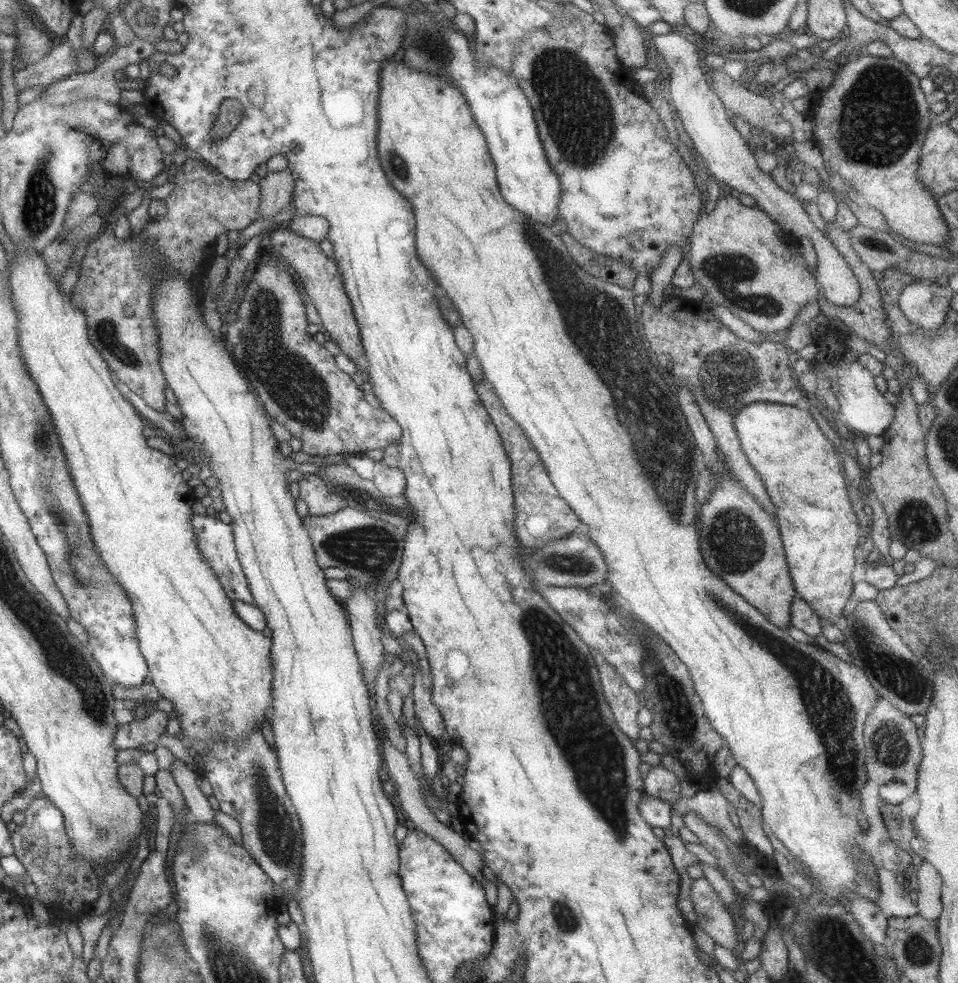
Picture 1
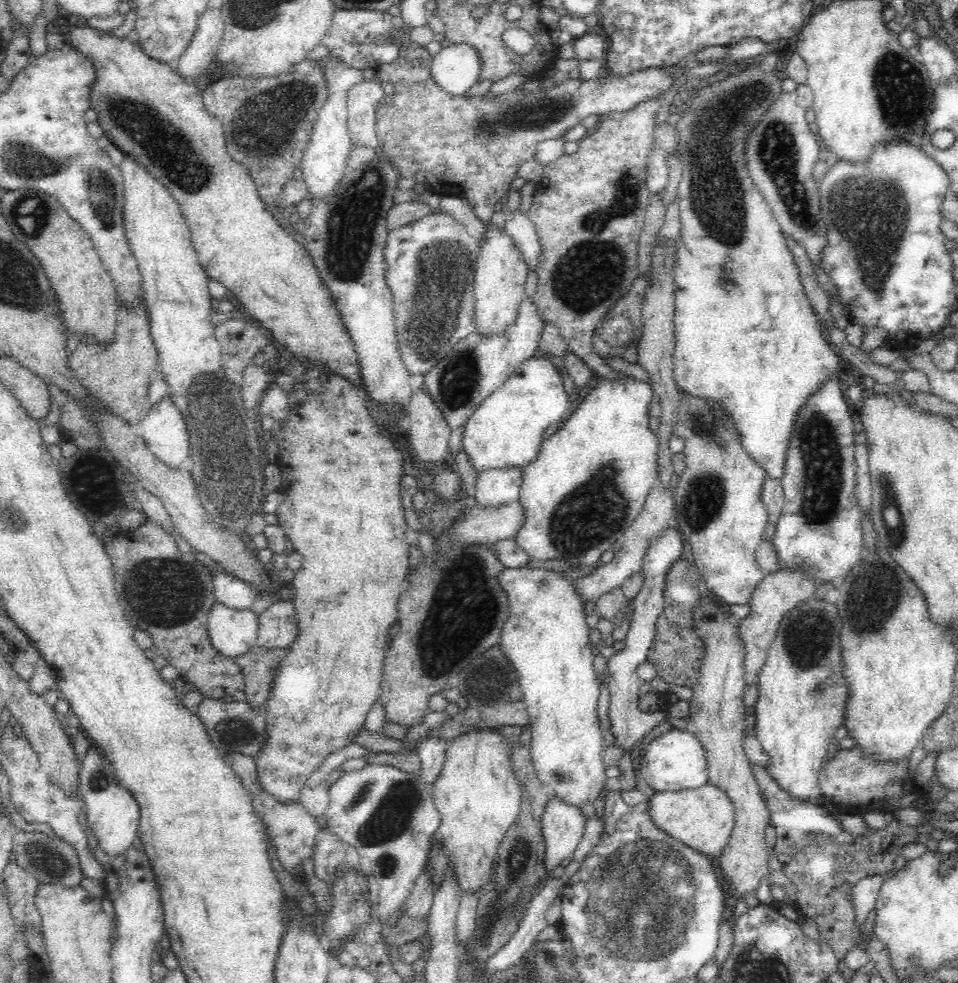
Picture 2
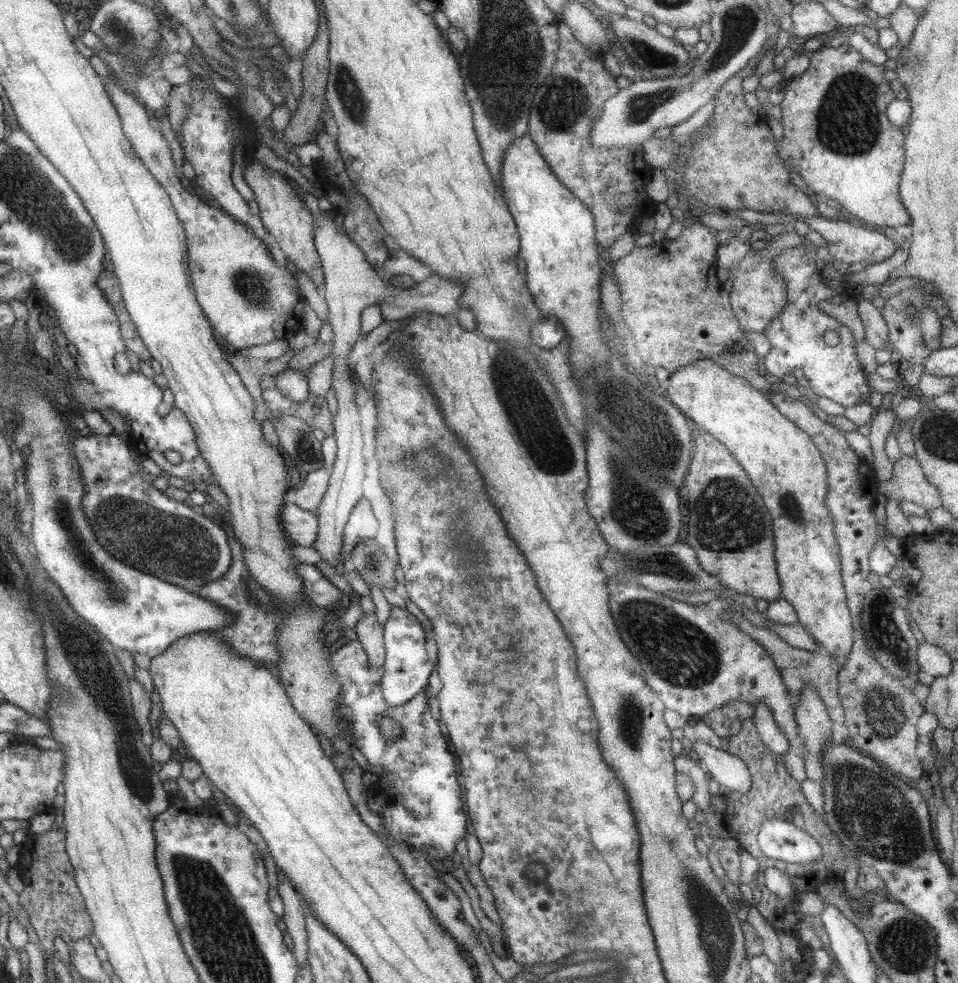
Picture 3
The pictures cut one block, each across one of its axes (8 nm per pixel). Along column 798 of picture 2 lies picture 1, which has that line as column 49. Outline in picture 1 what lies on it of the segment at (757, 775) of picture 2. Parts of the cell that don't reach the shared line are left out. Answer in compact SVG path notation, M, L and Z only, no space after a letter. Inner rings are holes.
M42 792L34 796L23 814L24 821L17 824L15 830L10 833L13 854L21 862L27 876L31 878L32 883L36 886L36 898L45 906L47 912L52 913L53 918L60 921L68 920L77 923L81 917L91 913L93 902L99 896L99 875L79 855L76 855L72 840L65 832L64 818L61 811L53 806L53 803L47 800Z

